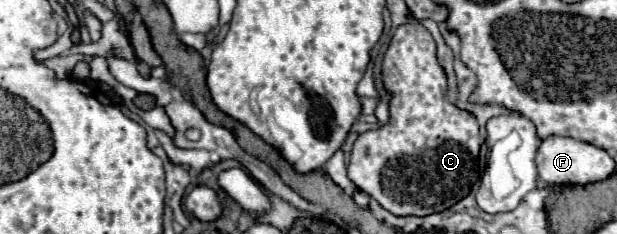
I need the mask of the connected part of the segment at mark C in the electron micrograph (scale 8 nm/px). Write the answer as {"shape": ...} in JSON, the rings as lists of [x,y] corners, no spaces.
{"shape":[[[420,23],[400,25],[392,37],[386,51],[384,63],[384,87],[392,93],[390,99],[390,121],[376,131],[362,133],[352,149],[348,179],[358,191],[374,197],[386,211],[398,217],[424,217],[432,213],[442,213],[464,199],[472,185],[478,181],[478,123],[474,115],[460,111],[444,99],[446,75],[436,61],[436,45],[430,33]]]}

